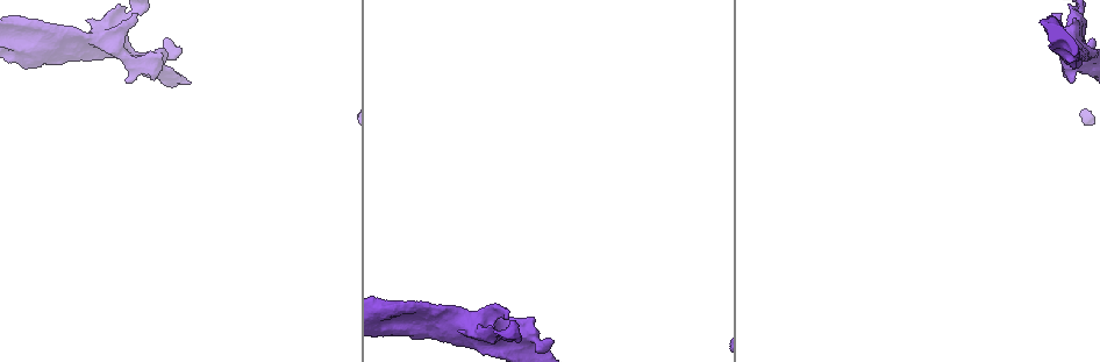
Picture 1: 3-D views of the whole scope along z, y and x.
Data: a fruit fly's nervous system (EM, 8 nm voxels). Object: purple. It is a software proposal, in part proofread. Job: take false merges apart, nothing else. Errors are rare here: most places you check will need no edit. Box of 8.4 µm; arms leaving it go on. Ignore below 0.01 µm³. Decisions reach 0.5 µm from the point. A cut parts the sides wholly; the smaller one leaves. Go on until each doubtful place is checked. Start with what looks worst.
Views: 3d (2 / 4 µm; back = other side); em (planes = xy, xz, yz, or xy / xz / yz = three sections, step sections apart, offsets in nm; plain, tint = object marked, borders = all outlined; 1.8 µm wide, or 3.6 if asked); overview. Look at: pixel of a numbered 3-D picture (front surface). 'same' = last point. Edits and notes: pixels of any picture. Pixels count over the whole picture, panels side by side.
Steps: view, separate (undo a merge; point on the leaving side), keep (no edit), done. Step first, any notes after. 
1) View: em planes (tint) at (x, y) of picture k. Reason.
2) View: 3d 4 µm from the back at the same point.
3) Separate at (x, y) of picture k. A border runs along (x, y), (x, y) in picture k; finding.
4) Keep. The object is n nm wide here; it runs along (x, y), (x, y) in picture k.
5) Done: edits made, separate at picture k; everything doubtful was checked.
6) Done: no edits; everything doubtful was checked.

View: 3d 2 µm at (1078, 18) of picture 1.

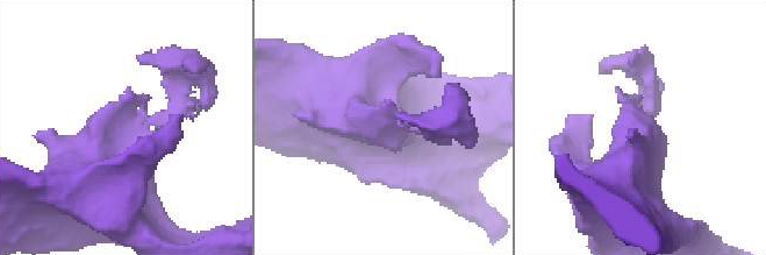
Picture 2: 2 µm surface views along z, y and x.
View: em planes (tint) at (148, 132) of picture 2.

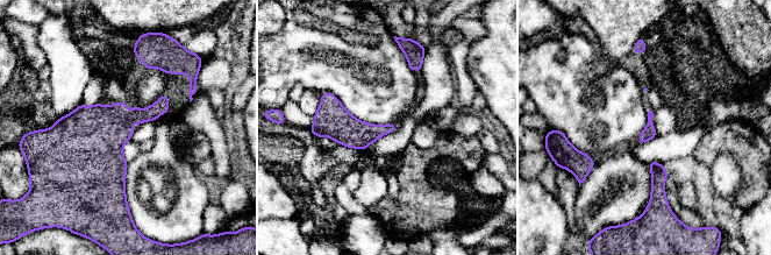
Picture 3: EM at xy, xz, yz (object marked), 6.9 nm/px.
Keep. The arms are 190, 500 nm wide; one neuron here.

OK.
View: 3d 2 µm at (466, 326) of picture 1. Arms run side by side.

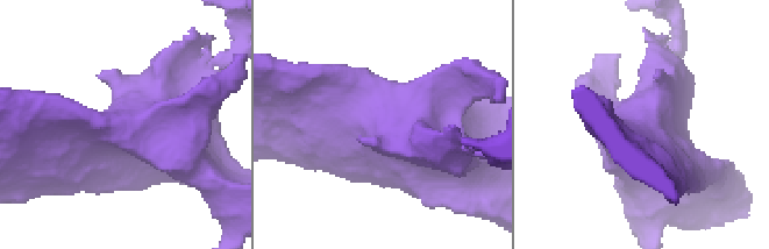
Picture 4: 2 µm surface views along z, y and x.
View: em xz step 16 (tint) at (637, 125) of picture 4. Now the EM.

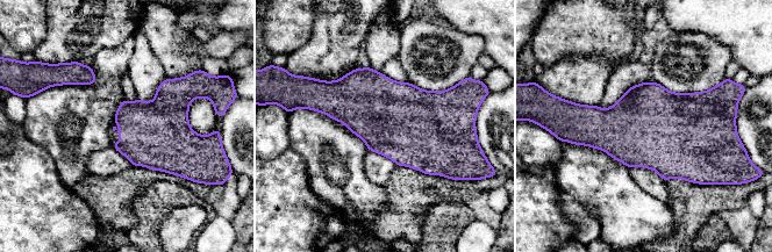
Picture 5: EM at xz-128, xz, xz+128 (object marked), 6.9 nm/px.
View: em xy step 4 (borders) at the same point.

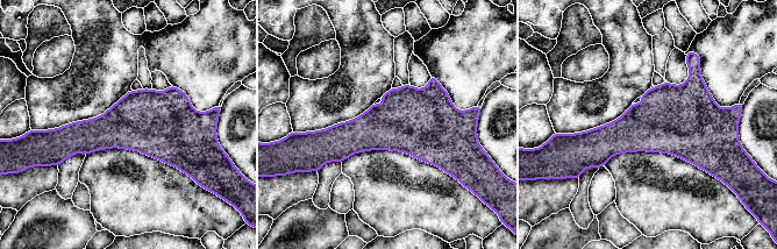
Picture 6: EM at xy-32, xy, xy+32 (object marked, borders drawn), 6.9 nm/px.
Keep. The object is 440 nm wide here; all the same neuron.

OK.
View: em yz step 16 (tint) at (420, 309) of picture 1.

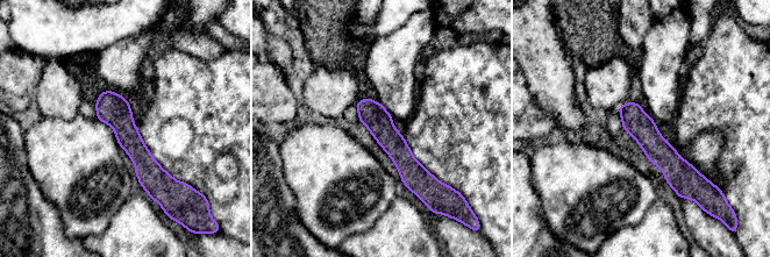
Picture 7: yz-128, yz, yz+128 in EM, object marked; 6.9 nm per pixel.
View: em planes (borders) at the same point. Cut it another way.

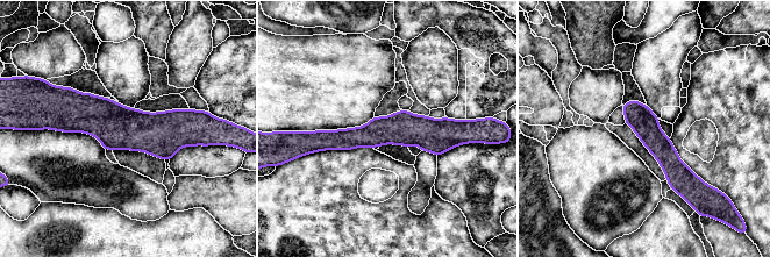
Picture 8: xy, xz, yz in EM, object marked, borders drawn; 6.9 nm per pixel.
Keep. It runs along (57, 125), (111, 122), (197, 136) in picture 8; continuous, no second neuron.

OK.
Done: no edits; everything doubtful was checked.

